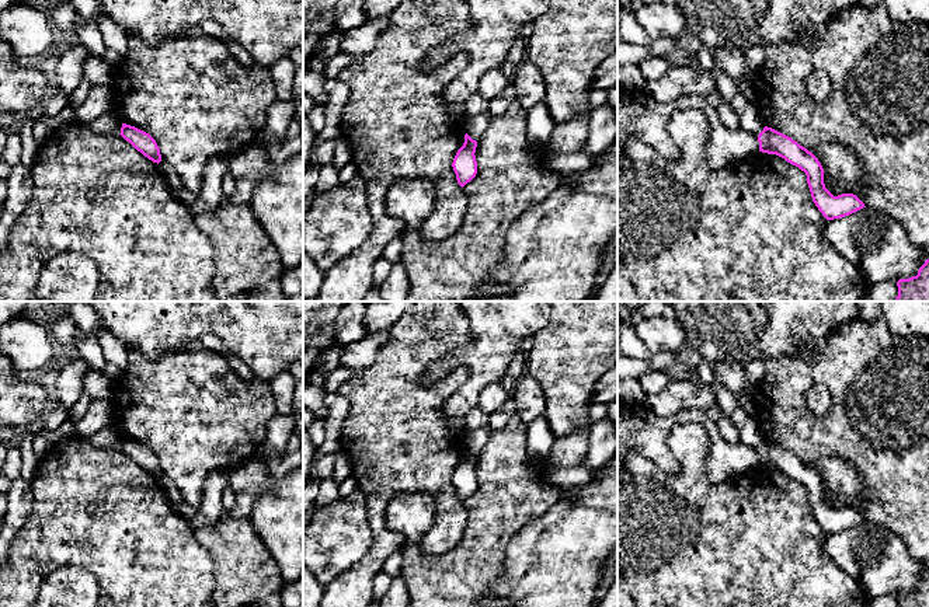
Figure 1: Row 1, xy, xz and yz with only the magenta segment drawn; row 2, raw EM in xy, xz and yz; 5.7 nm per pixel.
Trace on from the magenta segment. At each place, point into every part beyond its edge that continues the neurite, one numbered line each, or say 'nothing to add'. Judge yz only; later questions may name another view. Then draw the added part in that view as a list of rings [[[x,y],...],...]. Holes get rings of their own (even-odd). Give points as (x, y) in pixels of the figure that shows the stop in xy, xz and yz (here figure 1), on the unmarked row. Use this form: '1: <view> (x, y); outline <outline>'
nothing to add

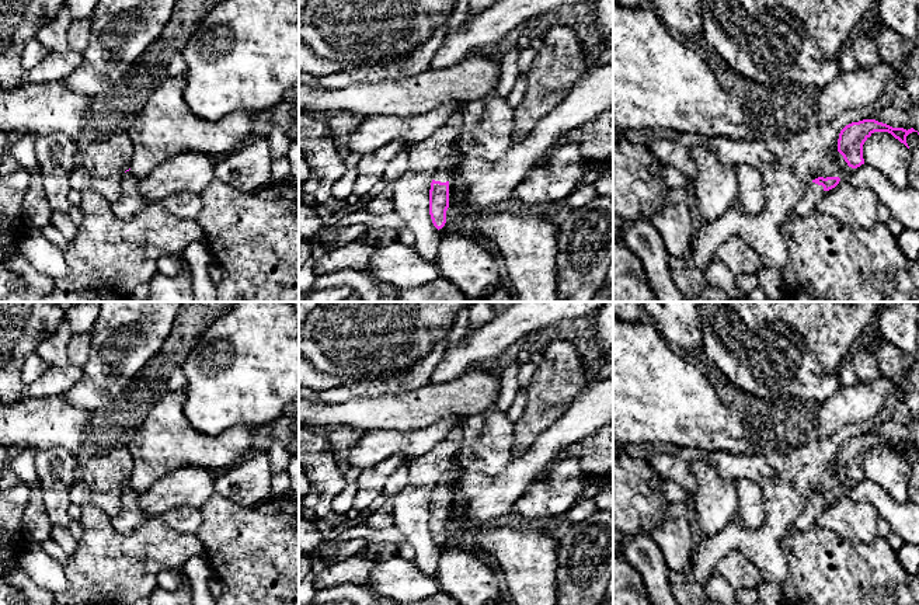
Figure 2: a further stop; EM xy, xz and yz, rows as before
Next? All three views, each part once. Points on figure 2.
1: xz (451, 477); outline [[[450,469],[445,476],[438,481],[438,486],[434,491],[435,496],[446,497],[450,493],[450,488],[457,483],[459,476],[463,473],[462,469]]]

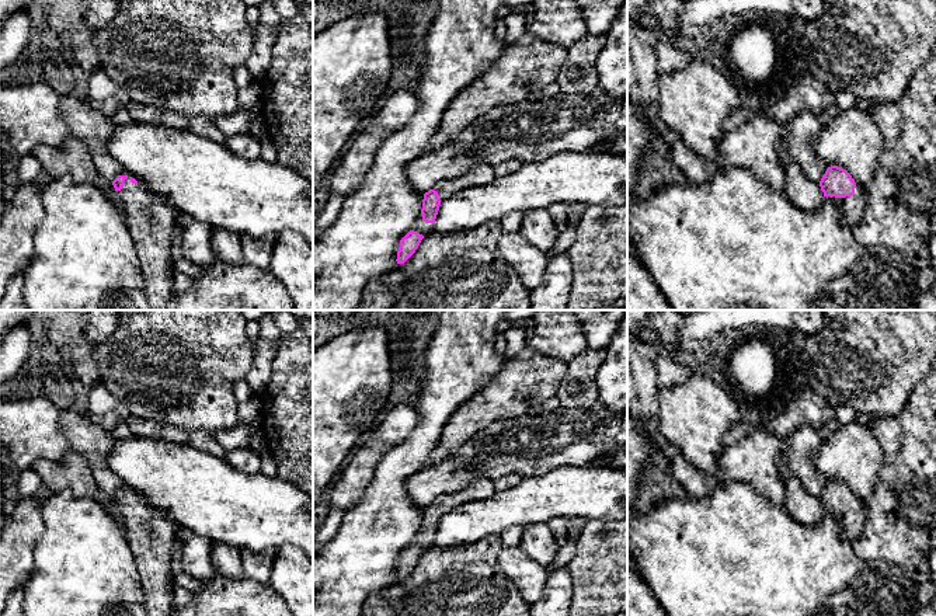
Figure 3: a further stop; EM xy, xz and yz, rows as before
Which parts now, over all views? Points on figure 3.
1: yz (852, 522); outline [[[856,498],[855,508],[852,511],[845,512],[825,511],[825,514],[834,516],[838,521],[839,526],[842,528],[845,536],[856,542],[863,530],[863,525],[867,515],[866,501]]]

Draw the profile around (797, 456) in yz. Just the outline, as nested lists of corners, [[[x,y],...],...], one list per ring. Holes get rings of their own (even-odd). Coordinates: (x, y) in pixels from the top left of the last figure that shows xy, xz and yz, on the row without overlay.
[[[810,425],[783,438],[777,467],[784,481],[796,478],[814,497],[820,497],[828,478],[815,467],[815,455],[824,438]]]

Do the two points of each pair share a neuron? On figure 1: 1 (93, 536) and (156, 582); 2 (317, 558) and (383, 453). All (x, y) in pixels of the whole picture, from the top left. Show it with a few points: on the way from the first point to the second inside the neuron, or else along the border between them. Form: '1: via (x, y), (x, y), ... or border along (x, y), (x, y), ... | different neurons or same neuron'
1: via (108, 546), (131, 568), (141, 568) | same neuron
2: border along (357, 487), (366, 499) | different neurons

